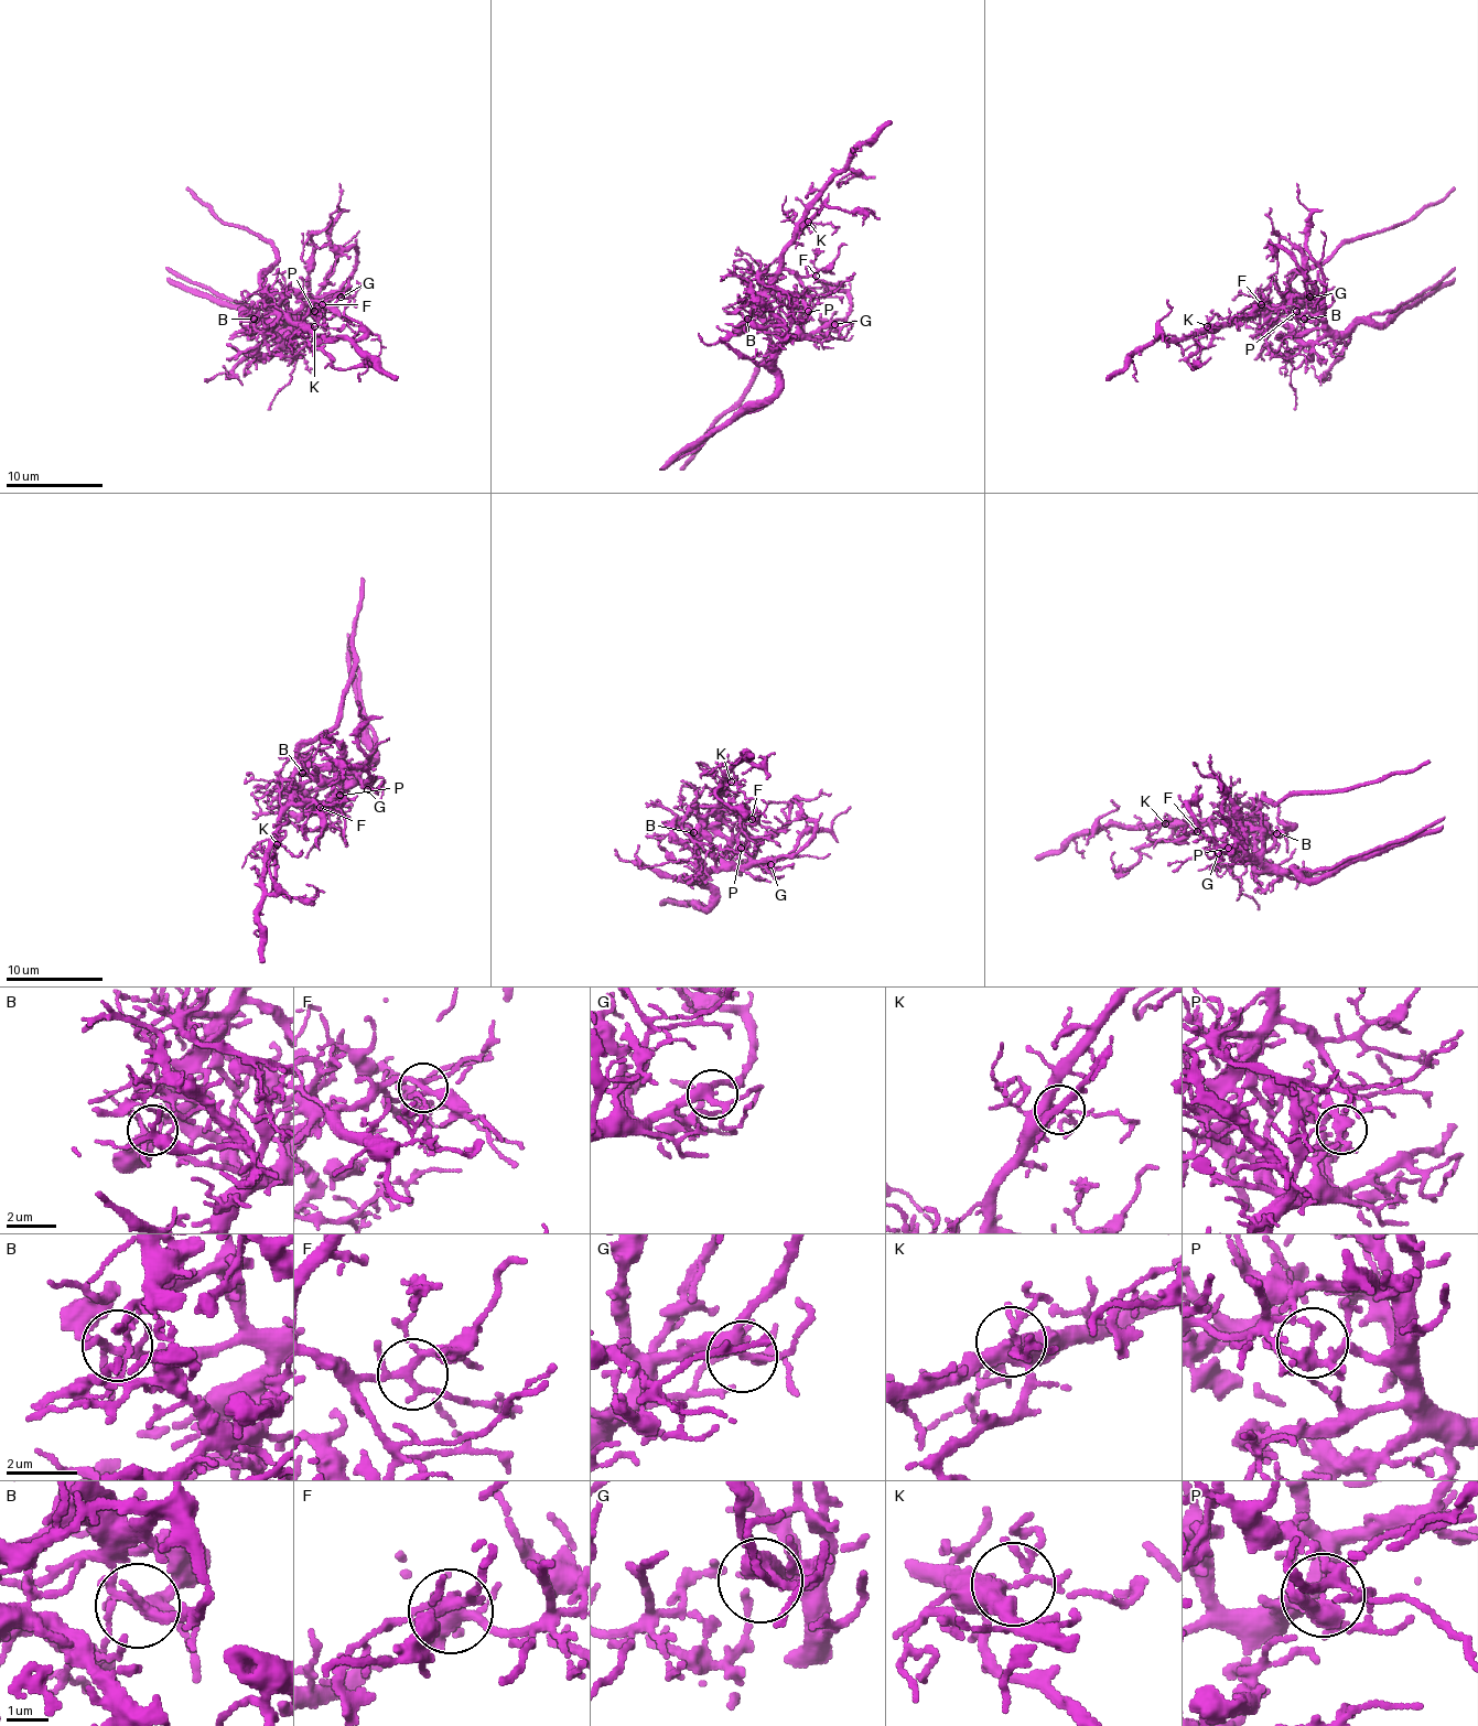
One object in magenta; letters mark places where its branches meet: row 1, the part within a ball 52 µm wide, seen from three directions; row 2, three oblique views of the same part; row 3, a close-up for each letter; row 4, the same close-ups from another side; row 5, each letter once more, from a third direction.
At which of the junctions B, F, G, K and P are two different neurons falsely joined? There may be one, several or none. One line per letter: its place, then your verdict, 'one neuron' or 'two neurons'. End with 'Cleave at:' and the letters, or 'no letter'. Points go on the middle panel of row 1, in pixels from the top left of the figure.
B: (747, 319) | one neuron
F: (816, 276) | one neuron
G: (834, 324) | one neuron
K: (808, 222) | one neuron
P: (808, 311) | two neurons
Cleave at: P

